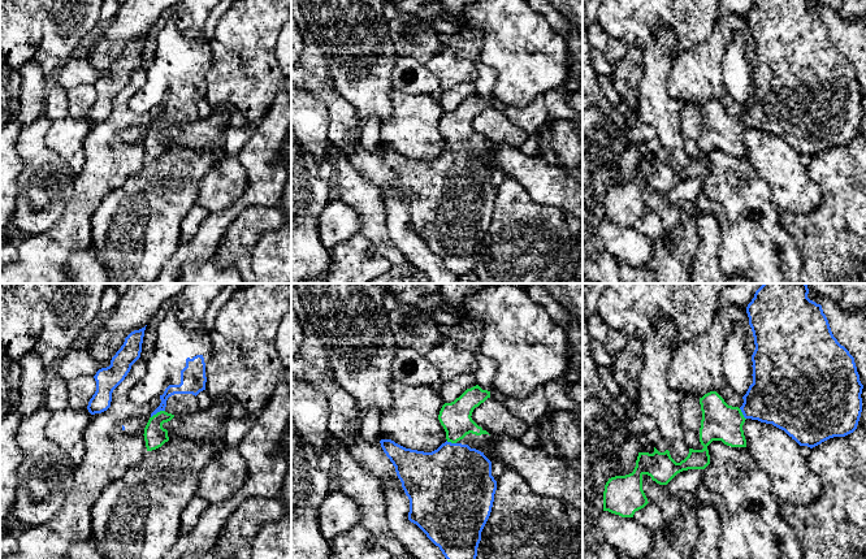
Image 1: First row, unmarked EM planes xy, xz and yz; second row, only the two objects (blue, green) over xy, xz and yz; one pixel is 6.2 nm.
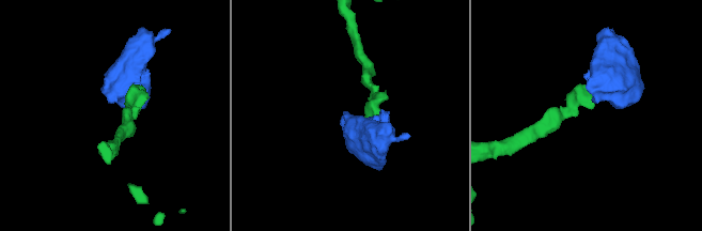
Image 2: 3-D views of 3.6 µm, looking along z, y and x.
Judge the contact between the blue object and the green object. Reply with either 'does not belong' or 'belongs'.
belongs

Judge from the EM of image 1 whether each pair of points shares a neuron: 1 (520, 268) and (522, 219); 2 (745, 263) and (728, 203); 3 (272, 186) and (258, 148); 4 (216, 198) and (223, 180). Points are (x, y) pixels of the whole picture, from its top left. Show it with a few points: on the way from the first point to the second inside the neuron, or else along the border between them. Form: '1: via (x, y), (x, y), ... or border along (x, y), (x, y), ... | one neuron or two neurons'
1: via (522, 256), (522, 230) | one neuron
2: via (745, 248), (745, 222), (740, 217) | one neuron
3: via (267, 177), (267, 169), (262, 157) | one neuron
4: via (216, 194), (223, 183) | one neuron

